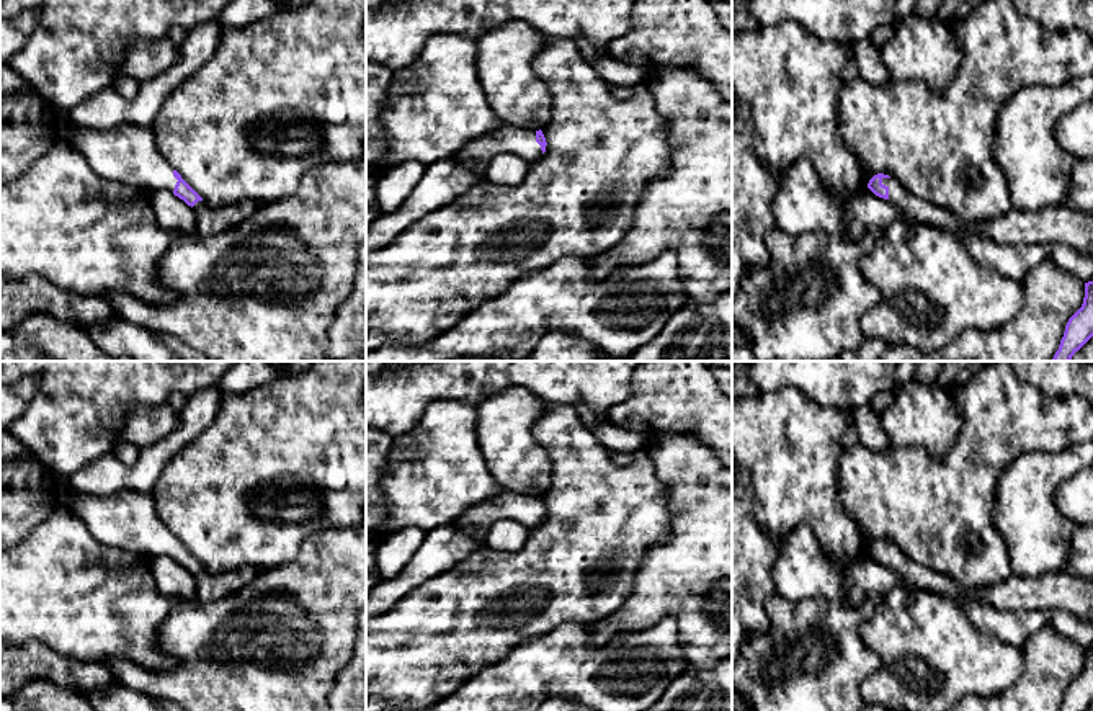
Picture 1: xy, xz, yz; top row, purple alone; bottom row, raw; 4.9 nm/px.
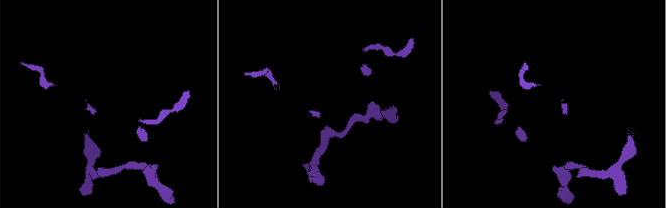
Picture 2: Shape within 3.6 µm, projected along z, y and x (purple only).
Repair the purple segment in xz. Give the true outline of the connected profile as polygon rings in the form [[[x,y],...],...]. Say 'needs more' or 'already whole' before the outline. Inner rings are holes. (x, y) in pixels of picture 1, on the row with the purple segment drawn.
needs more; [[[503,124],[493,132],[469,141],[457,150],[456,162],[464,170],[485,178],[485,170],[495,155],[516,154],[533,162],[544,155],[546,145],[547,142],[541,129],[533,131]]]

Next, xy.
needs more; [[[56,110],[57,137],[75,147],[96,175],[145,191],[172,191],[193,208],[194,234],[199,237],[219,235],[242,224],[258,209],[258,203],[252,199],[219,208],[207,206],[157,150],[152,127],[123,124],[106,131],[75,129],[67,123],[65,114],[67,111]]]

